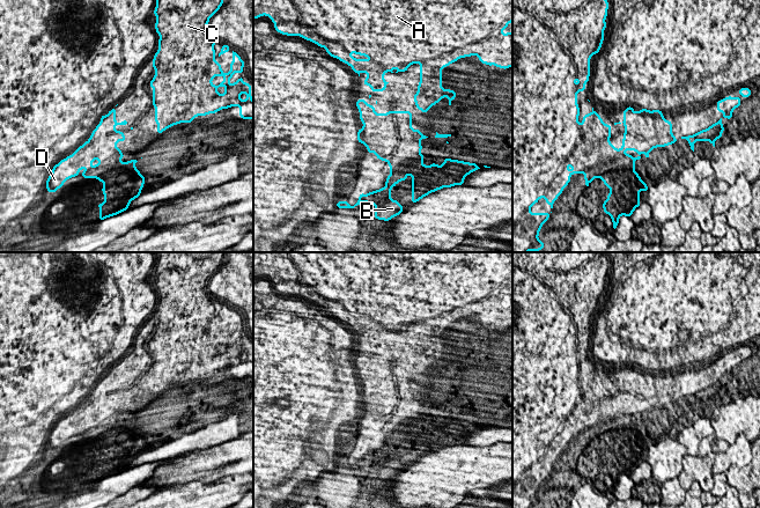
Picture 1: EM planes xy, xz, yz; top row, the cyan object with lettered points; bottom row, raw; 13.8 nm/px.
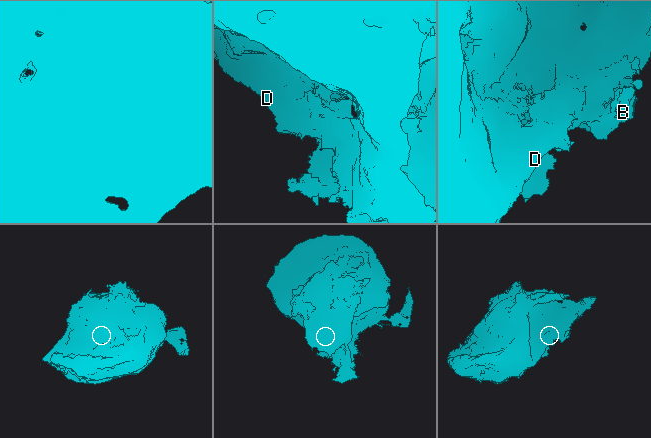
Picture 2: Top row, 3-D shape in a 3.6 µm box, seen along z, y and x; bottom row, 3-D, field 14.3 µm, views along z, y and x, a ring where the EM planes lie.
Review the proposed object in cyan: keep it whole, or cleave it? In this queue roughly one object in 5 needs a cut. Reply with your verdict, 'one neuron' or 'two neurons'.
one neuron

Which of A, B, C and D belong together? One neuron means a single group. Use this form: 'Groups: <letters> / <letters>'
Groups: A B C D

